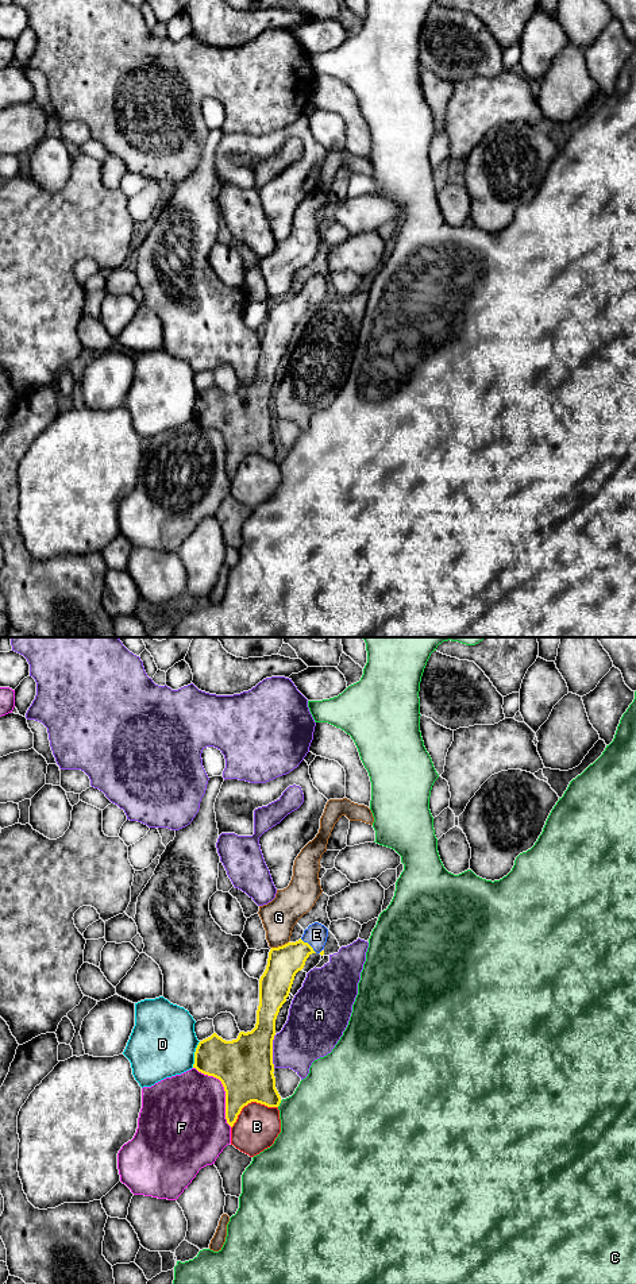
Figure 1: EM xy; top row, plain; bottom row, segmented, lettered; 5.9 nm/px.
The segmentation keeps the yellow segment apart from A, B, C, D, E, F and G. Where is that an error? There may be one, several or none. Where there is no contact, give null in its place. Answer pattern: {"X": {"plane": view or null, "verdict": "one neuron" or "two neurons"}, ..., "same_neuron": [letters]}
{"A": {"plane": "xy", "verdict": "two neurons"}, "B": {"plane": "xy", "verdict": "two neurons"}, "C": {"plane": "xy", "verdict": "two neurons"}, "D": {"plane": "xy", "verdict": "two neurons"}, "E": {"plane": "xy", "verdict": "one neuron"}, "F": {"plane": "xy", "verdict": "two neurons"}, "G": {"plane": "xy", "verdict": "two neurons"}, "same_neuron": ["E"]}

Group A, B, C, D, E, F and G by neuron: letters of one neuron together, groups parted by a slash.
A / B / C / D / E / F / G

